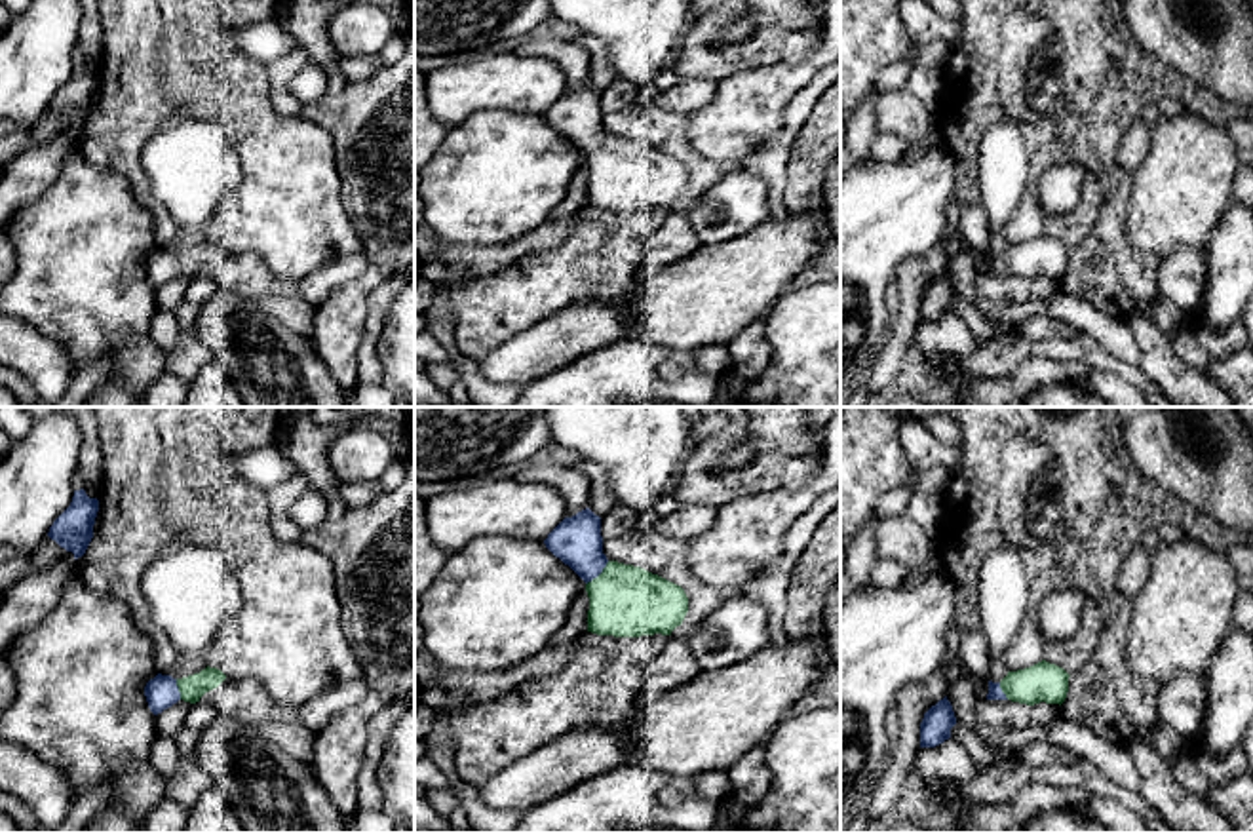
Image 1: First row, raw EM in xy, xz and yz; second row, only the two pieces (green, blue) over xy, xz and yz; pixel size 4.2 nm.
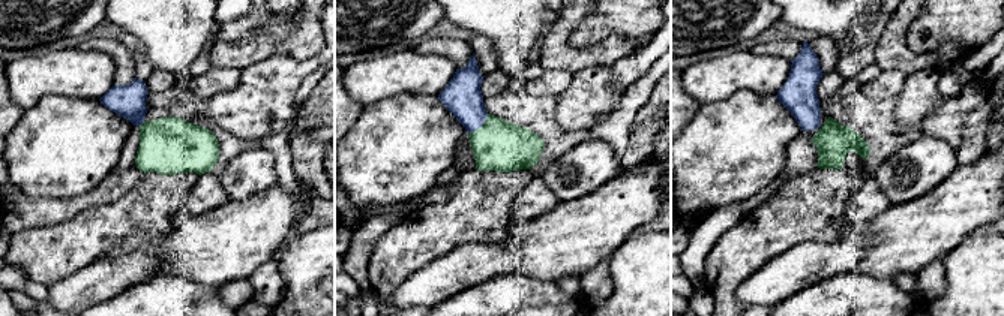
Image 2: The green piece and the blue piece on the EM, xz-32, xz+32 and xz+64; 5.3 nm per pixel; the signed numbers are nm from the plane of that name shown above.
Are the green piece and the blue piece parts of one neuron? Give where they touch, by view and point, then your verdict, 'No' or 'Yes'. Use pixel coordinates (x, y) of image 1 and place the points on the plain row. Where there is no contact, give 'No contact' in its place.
Touches green at xz (599, 149). Yes

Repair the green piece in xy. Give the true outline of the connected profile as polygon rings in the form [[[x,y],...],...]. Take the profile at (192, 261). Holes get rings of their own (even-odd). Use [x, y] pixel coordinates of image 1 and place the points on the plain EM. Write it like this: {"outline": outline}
{"outline": [[[209,240],[200,247],[183,253],[173,253],[171,249],[158,247],[146,257],[145,270],[150,285],[158,289],[179,274],[190,278],[200,276],[205,266],[217,262],[224,253],[226,249],[221,243]]]}

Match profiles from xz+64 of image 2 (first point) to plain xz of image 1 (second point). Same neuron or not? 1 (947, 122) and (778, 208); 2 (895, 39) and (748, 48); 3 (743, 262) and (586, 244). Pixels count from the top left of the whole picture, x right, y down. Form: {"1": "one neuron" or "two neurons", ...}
{"1": "one neuron", "2": "one neuron", "3": "one neuron"}

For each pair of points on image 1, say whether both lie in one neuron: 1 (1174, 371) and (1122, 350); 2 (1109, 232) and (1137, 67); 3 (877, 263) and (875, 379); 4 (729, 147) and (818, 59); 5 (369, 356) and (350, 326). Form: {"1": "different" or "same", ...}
{"1": "different", "2": "same", "3": "different", "4": "same", "5": "different"}

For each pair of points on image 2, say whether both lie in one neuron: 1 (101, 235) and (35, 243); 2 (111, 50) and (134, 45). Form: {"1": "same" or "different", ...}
{"1": "same", "2": "different"}

